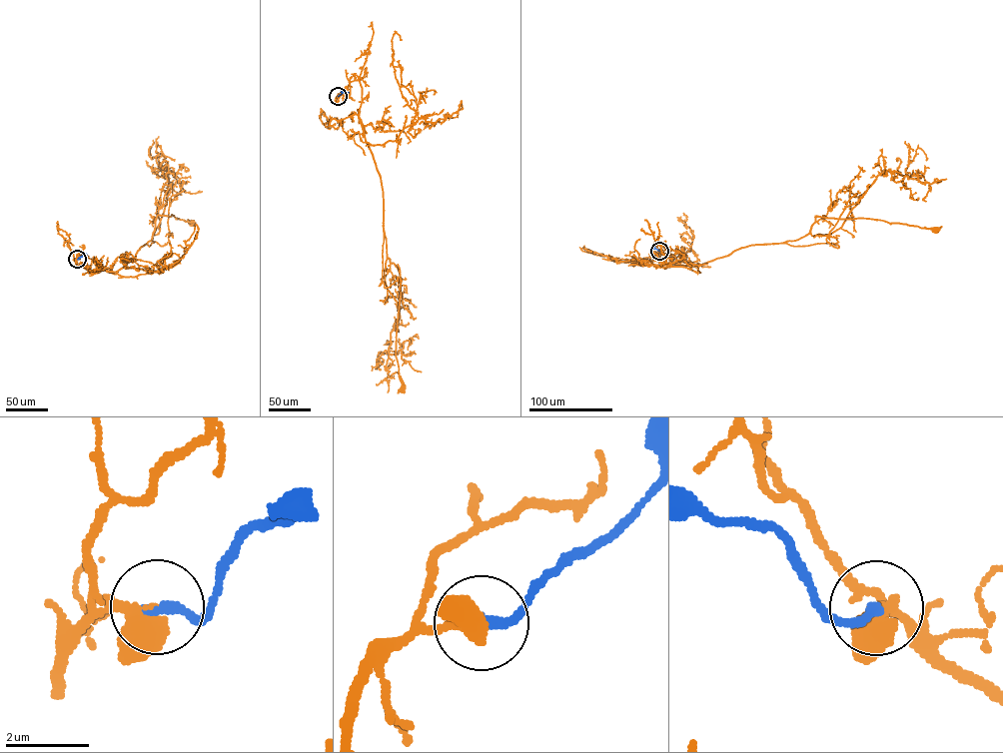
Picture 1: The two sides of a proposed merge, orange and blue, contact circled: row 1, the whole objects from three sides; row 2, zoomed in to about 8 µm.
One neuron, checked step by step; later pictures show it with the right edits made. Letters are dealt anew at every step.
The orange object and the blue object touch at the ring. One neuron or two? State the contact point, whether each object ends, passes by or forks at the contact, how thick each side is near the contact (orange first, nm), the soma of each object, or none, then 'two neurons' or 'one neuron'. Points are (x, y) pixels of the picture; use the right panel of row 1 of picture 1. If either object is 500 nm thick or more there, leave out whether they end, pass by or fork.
at (659, 251); orange passes by; blue ends there; 440 nm thick on the orange side, 280 nm on the other; cell body of orange at (935, 230); no cell body on blue; one neuron

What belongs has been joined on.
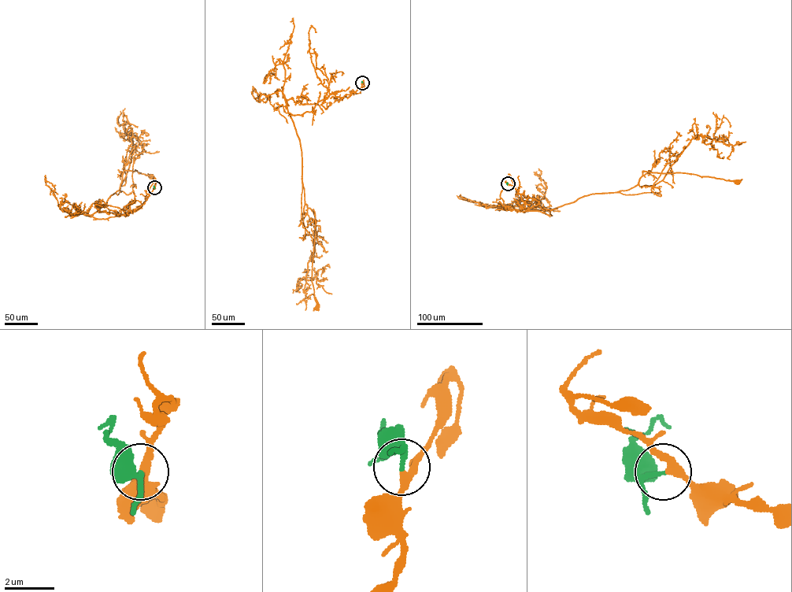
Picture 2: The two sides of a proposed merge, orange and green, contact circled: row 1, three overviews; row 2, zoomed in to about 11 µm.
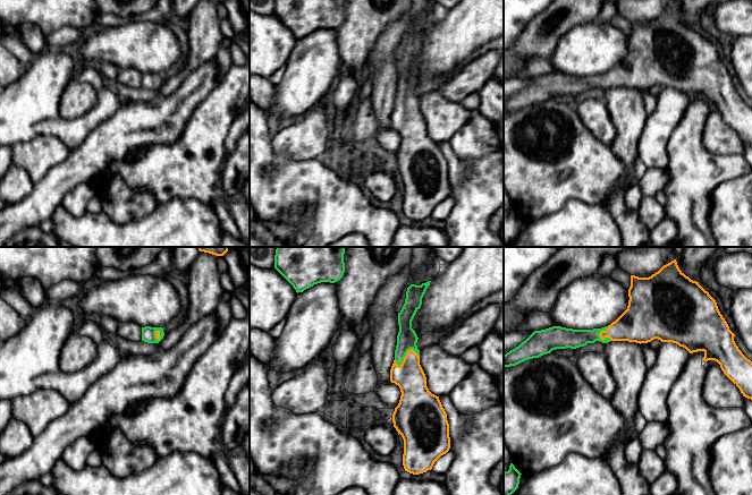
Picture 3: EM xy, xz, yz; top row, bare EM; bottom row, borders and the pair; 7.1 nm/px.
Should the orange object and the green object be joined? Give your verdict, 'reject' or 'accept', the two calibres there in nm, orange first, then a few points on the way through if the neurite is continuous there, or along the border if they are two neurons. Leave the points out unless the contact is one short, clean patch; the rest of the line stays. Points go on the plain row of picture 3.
accept | 200/140 nm | across xz (410, 122), (406, 119), (406, 101), (406, 85)

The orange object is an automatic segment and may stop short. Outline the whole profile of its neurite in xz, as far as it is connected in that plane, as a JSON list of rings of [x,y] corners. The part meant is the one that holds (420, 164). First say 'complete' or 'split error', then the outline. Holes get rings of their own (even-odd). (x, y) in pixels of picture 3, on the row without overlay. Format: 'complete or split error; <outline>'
split error; [[[431,27],[421,32],[411,31],[406,37],[406,45],[398,59],[399,78],[395,96],[395,106],[390,116],[390,128],[399,133],[402,142],[392,160],[394,173],[404,186],[403,212],[405,217],[420,221],[431,216],[434,208],[450,195],[449,170],[447,160],[439,143],[432,140],[426,133],[426,123],[420,111],[419,86],[412,75],[412,67],[421,54],[422,44]]]

